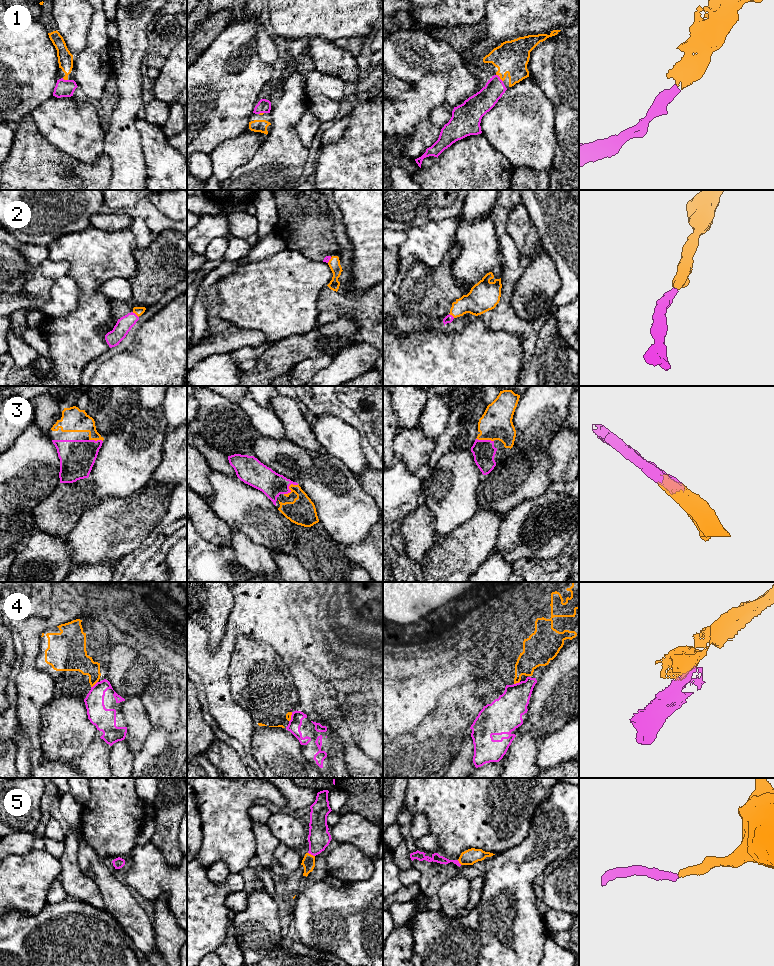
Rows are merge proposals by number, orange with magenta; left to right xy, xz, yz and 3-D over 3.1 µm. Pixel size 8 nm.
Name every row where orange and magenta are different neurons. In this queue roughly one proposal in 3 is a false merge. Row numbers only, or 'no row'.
4

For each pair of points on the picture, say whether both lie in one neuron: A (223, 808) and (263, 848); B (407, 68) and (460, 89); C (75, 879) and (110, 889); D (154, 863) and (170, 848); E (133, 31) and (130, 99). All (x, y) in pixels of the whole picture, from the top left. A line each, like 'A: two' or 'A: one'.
A: two
B: one
C: two
D: two
E: one

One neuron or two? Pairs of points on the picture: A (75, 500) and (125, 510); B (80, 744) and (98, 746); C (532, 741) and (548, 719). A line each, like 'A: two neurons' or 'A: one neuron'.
A: two neurons
B: two neurons
C: two neurons

